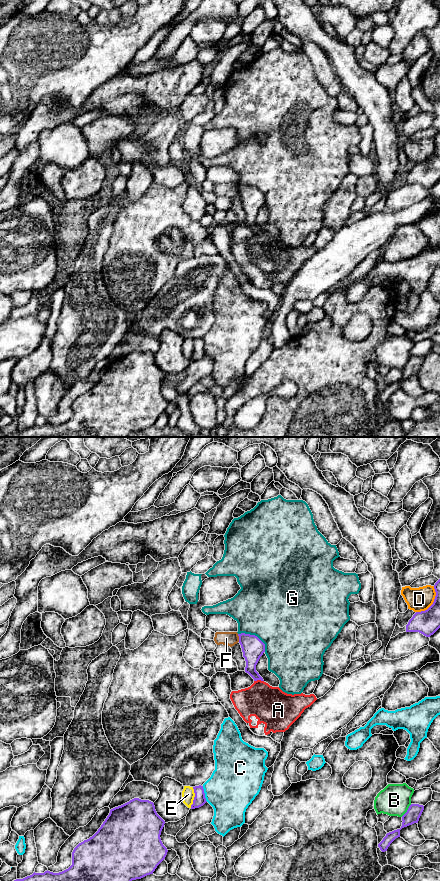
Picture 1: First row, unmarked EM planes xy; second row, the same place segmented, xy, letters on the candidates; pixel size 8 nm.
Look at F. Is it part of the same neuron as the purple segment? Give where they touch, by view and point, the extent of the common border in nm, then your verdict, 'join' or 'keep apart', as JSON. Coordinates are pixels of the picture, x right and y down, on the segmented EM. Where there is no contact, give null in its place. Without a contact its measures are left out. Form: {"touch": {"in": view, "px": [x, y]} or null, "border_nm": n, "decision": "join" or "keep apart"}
{"touch": {"in": "xy", "px": [239, 638]}, "border_nm": 70, "decision": "keep apart"}

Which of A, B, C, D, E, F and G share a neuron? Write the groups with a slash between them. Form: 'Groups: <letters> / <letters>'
Groups: A / B / C / D / E / F / G

